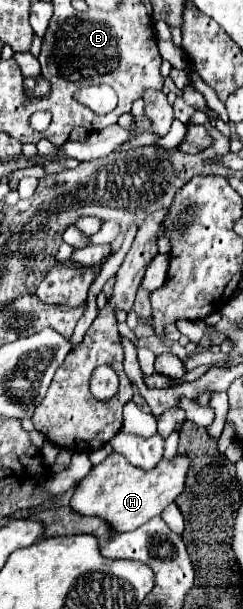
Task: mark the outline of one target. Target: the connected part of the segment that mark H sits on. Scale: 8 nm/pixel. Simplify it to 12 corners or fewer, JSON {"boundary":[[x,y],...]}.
{"boundary":[[111,453],[71,509],[133,531],[183,491],[189,459],[143,471]]}

